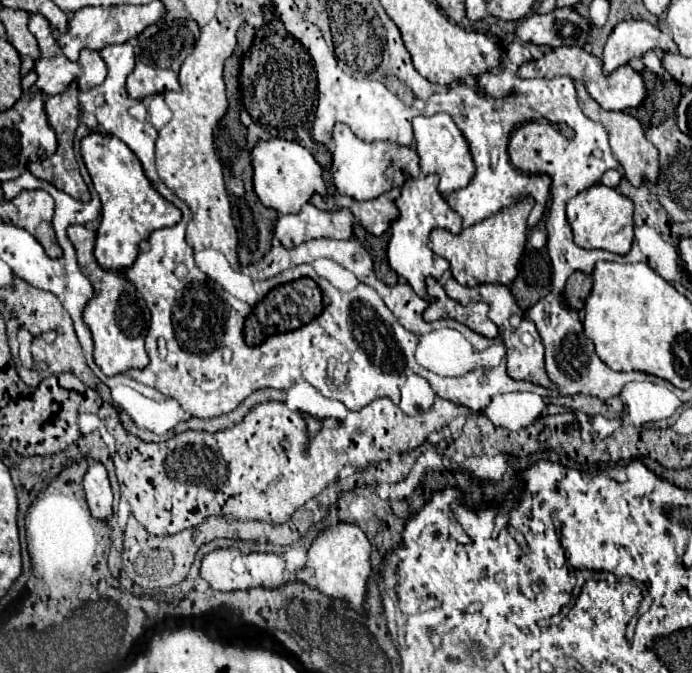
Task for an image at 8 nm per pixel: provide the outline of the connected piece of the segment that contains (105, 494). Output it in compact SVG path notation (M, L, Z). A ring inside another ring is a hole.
M92 464L84 476L84 490L90 512L96 520L108 522L112 518L112 488L102 464Z

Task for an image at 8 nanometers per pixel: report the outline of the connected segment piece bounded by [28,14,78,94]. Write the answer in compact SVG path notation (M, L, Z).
M32 14L28 30L34 34L40 46L40 58L34 60L34 70L38 74L36 88L44 94L62 94L78 74L78 64L70 62L60 46L52 38L48 20L40 14Z

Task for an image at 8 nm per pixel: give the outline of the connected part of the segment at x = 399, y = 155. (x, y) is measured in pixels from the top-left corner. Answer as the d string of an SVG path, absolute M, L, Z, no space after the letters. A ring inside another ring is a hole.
M336 124L334 142L336 142L336 150L334 150L334 162L330 168L332 182L340 194L352 196L354 200L374 200L376 196L390 192L398 182L398 178L406 180L404 170L410 170L410 176L418 176L420 172L418 156L414 150L398 148L396 144L364 144L360 138L352 134L352 130L346 124ZM388 166L400 168L398 172L402 172L398 174L398 178L394 178L394 182L388 182L384 176Z

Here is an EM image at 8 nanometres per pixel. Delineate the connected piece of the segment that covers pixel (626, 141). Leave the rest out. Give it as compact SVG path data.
M576 84L576 90L578 90L578 102L580 102L580 108L584 110L584 114L592 120L598 120L604 124L604 128L608 130L608 136L610 136L610 148L614 152L614 156L618 158L618 162L622 164L624 168L624 178L632 184L632 186L642 186L644 182L650 182L650 184L656 184L658 180L658 152L656 148L644 138L644 132L642 132L642 126L636 118L624 114L624 112L610 112L610 110L604 110L584 88L584 84Z

